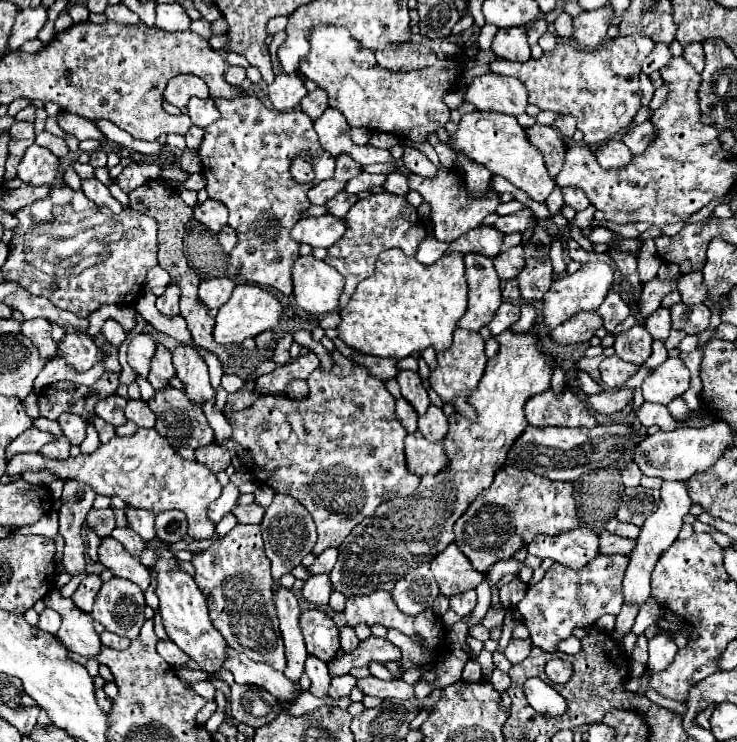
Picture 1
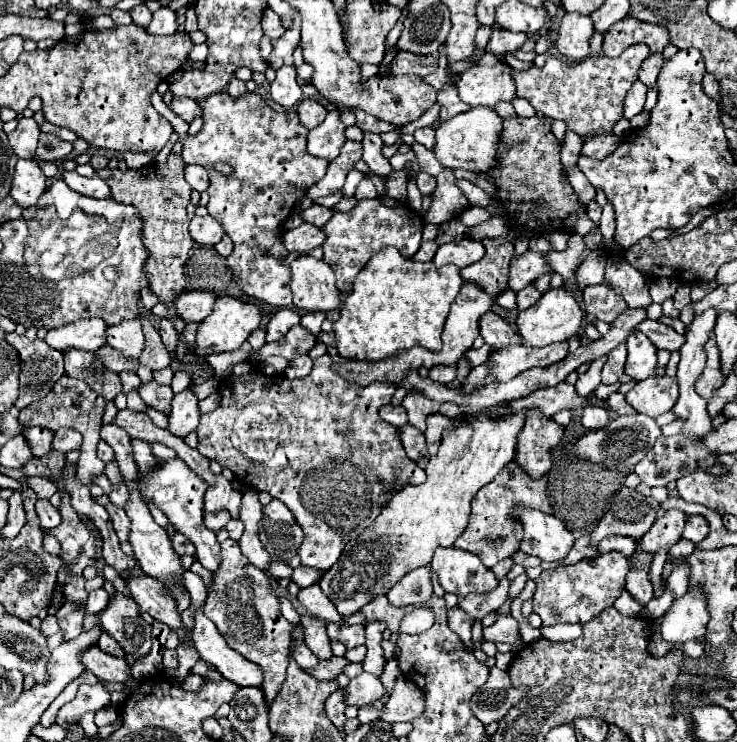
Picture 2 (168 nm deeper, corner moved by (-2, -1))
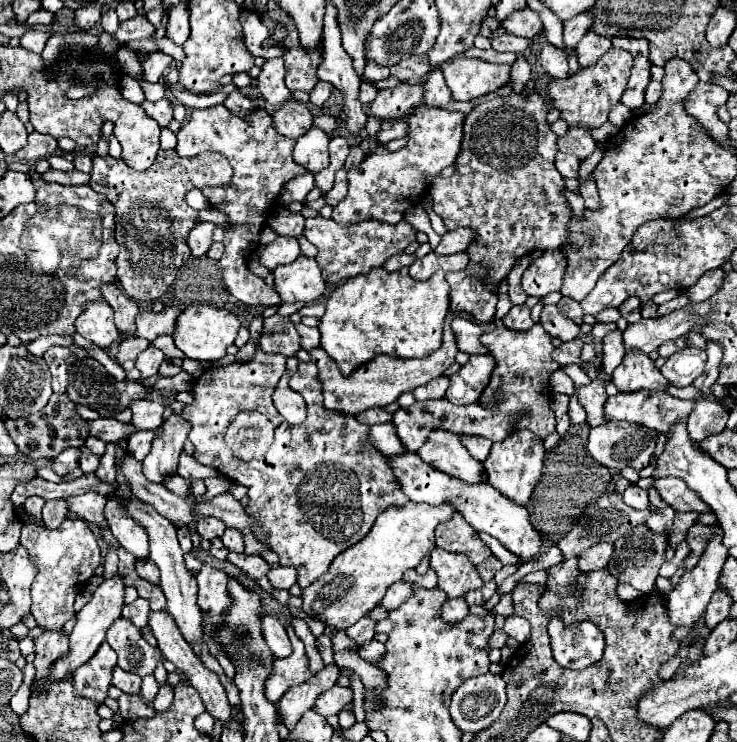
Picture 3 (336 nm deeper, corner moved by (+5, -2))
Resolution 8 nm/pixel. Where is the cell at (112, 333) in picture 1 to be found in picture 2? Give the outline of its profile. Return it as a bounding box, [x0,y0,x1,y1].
[47,319,109,351]

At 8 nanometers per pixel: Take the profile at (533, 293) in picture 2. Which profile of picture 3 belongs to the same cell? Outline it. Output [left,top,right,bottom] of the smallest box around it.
[504,306,532,330]

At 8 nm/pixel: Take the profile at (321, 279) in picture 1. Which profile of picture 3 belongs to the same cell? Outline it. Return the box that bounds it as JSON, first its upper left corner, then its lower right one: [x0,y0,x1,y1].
[274,254,326,302]

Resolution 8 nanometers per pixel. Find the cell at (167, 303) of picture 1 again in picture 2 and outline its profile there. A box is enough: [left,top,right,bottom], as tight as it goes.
[159,317,177,355]

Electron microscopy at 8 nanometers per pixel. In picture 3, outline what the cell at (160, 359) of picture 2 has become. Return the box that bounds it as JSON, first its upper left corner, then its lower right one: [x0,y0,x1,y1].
[102,284,138,338]

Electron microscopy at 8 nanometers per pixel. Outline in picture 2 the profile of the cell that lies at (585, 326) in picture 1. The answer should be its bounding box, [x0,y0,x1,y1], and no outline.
[483,343,569,385]

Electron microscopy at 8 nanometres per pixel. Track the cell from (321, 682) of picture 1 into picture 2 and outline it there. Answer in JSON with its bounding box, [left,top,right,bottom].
[293,641,319,669]

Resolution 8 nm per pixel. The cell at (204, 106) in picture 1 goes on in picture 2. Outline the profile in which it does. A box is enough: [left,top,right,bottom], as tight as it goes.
[171,97,201,123]

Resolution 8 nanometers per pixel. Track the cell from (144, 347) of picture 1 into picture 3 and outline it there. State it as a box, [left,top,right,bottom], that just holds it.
[74,300,118,348]

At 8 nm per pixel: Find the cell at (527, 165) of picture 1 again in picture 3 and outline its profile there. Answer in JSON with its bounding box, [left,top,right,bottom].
[332,104,464,226]

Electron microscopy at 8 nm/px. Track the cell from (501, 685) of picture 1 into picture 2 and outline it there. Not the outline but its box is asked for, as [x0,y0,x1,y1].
[471,667,526,725]

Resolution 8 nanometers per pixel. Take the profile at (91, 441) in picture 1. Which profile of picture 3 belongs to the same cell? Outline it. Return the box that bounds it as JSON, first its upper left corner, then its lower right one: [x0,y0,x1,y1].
[20,518,100,630]

